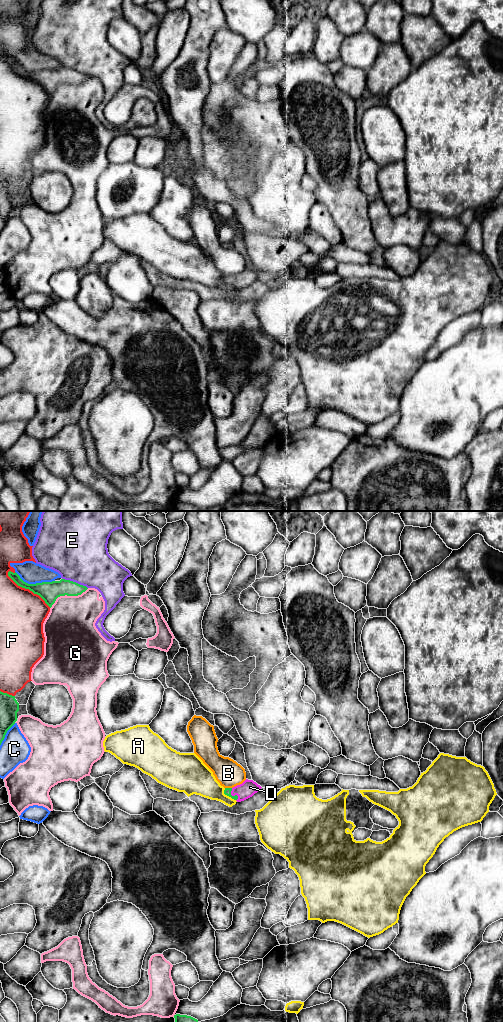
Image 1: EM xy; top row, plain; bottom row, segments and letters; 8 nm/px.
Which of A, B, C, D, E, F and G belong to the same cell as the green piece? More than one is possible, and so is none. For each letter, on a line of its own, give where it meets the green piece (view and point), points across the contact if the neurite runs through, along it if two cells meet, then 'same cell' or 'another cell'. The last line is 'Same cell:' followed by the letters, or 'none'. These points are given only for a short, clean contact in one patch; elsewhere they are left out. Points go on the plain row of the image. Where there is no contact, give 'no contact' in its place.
A: meets green in xy at (227, 283); another cell
B: meets green in xy at (228, 276); another cell
C: meets green in xy at (34, 72); another cell
D: meets green in xy at (233, 284); runs through xy (227, 279), (233, 284), (248, 276); same cell
E: meets green in xy at (75, 70); another cell
F: meets green in xy at (28, 76); another cell
G: meets green in xy at (67, 83); another cell
Same cell: D

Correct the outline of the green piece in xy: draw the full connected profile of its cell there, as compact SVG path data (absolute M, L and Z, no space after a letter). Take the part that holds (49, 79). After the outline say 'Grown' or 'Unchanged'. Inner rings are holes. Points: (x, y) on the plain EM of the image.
M9 59L8 64L18 74L29 77L34 82L39 83L50 96L58 85L65 83L78 84L88 77L86 74L65 67L61 67L60 69L28 72L24 70L16 60L13 61Z. Unchanged

